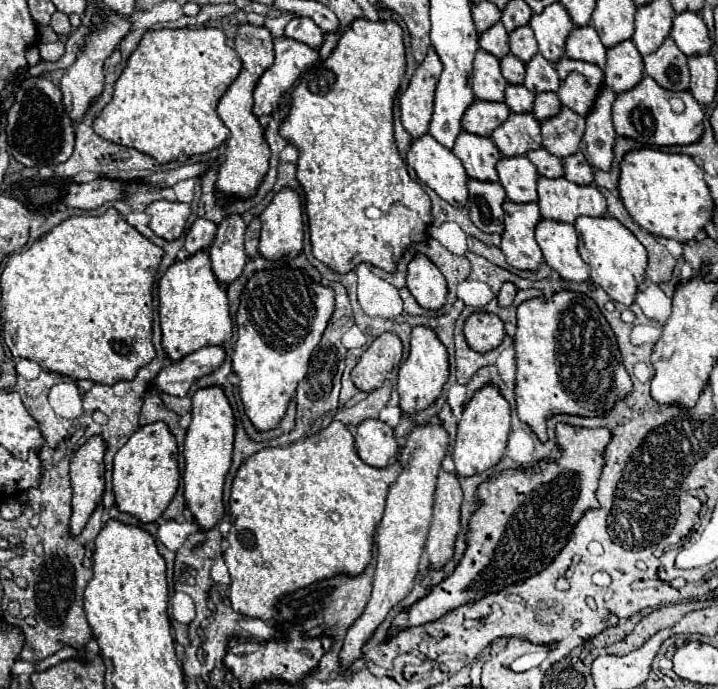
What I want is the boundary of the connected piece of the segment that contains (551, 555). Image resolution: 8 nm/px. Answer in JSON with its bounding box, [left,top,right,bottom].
[389,423,613,637]

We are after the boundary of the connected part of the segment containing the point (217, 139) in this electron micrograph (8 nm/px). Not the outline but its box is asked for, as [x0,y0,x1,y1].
[93,27,241,163]

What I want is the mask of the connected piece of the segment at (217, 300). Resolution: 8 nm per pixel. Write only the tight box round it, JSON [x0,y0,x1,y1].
[159,251,233,361]

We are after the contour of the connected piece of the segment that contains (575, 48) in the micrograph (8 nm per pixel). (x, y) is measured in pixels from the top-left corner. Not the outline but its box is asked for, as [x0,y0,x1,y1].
[565,25,607,69]

